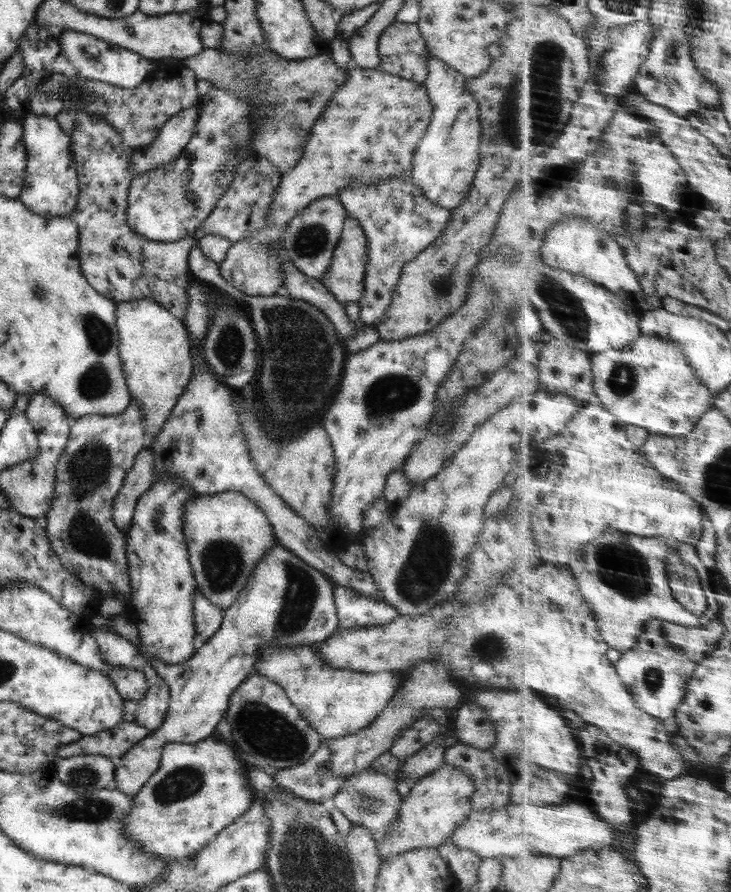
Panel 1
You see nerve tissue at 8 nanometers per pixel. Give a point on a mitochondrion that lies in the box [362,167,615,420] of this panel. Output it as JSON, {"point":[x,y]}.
{"point":[568,308]}

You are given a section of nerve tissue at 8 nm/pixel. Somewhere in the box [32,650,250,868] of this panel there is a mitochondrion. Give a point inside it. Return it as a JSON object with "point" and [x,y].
{"point":[91,809]}

